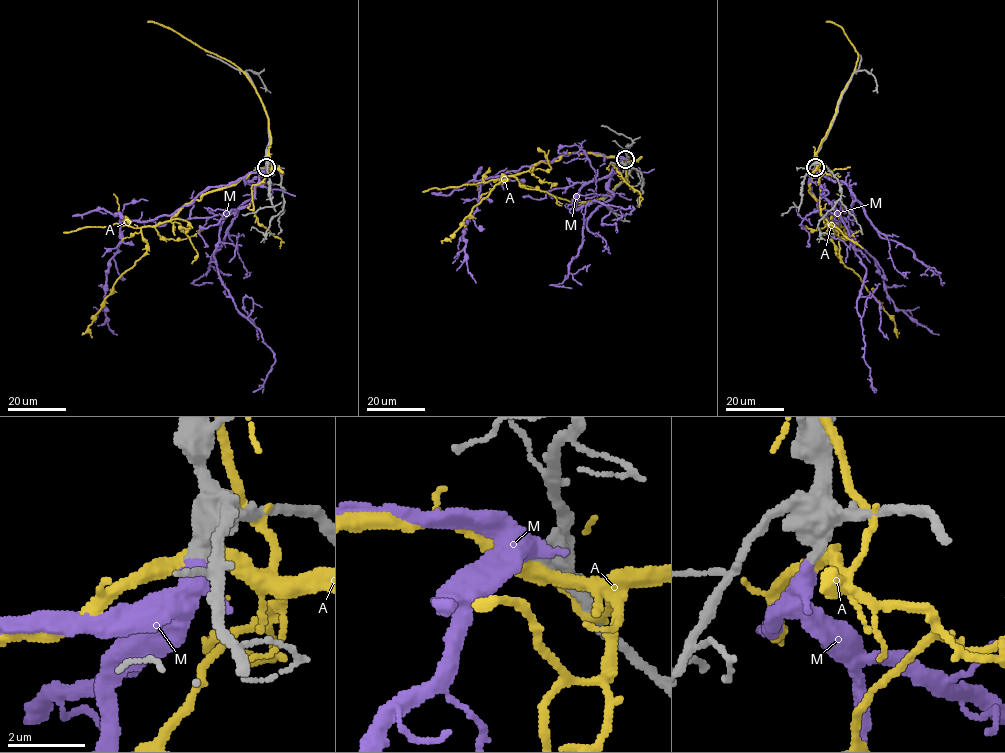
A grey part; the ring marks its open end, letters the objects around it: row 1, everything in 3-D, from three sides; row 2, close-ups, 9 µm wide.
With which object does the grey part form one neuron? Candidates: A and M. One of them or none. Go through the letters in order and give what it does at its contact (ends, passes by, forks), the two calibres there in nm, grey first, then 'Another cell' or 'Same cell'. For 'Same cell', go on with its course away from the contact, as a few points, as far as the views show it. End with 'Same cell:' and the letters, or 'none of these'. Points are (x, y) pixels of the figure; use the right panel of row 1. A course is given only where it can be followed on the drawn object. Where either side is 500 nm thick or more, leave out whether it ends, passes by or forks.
A: Thickness 600 nm (grey) against 340 nm. Another cell
M: It passes by. Thickness 460 nm (grey) against 320 nm. Same cell. Its course: (815, 167), (808, 181), (822, 215), (829, 221), (837, 216), (873, 258), (894, 305), (938, 333)
Same cell: M

